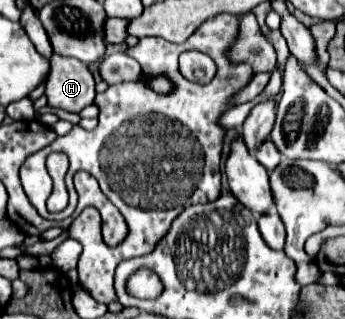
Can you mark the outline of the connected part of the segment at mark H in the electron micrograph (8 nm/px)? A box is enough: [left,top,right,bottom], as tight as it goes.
[44,53,96,113]

